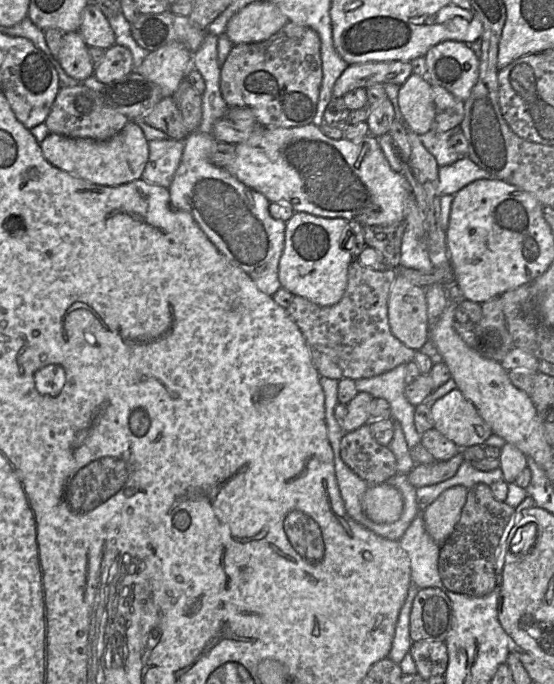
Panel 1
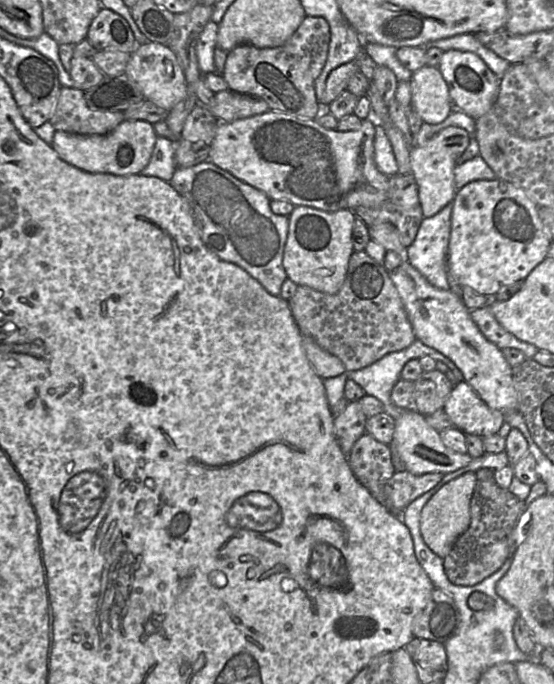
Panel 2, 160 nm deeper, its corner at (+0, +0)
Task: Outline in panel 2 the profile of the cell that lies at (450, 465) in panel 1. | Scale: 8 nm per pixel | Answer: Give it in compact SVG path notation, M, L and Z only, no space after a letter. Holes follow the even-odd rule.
M407 470L395 471L393 476L383 483L383 505L392 513L401 515L403 510L416 498L434 488L444 474L438 472L414 475Z

